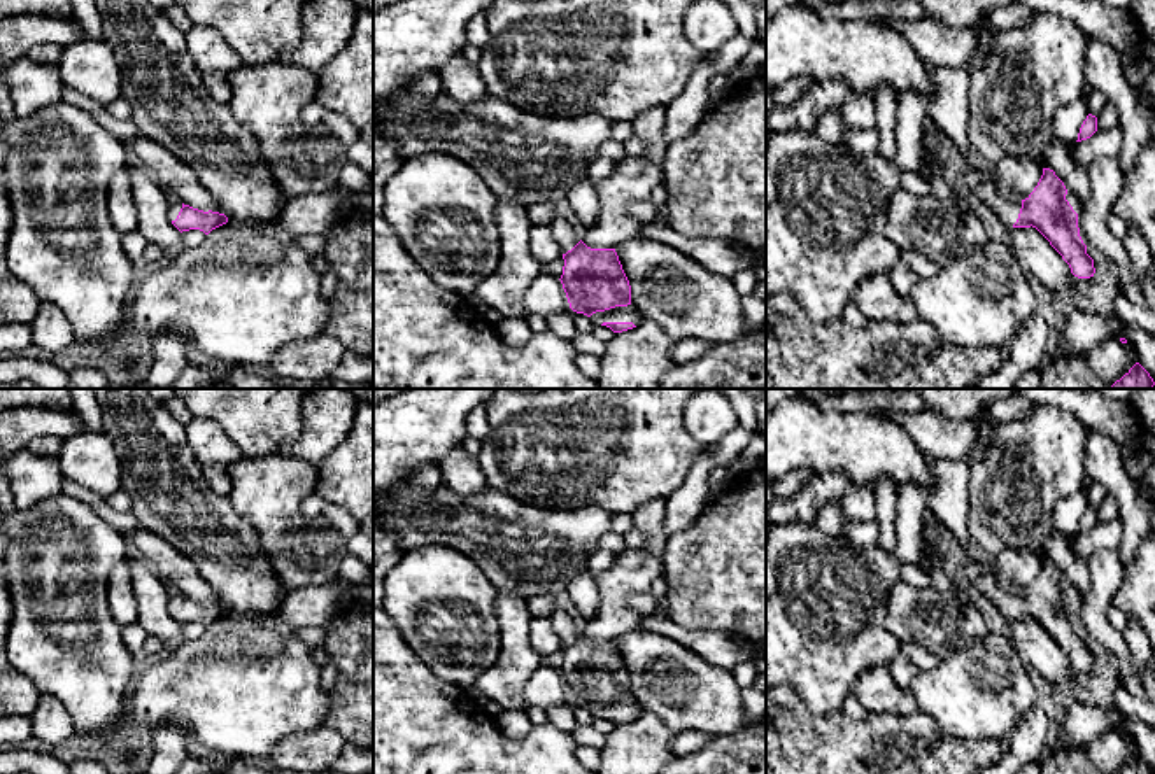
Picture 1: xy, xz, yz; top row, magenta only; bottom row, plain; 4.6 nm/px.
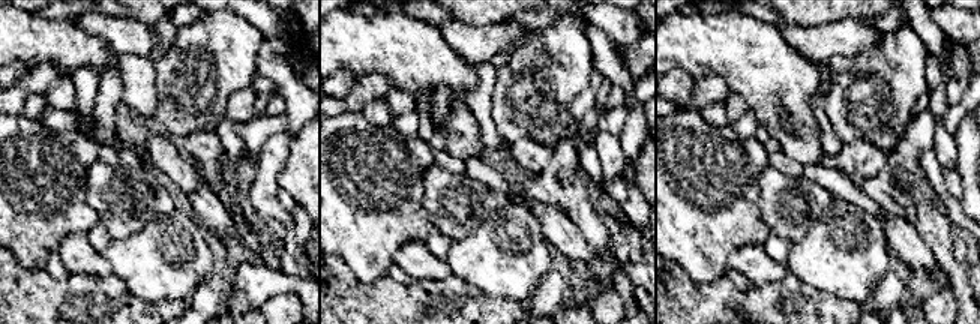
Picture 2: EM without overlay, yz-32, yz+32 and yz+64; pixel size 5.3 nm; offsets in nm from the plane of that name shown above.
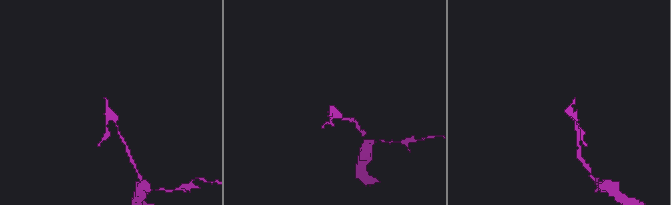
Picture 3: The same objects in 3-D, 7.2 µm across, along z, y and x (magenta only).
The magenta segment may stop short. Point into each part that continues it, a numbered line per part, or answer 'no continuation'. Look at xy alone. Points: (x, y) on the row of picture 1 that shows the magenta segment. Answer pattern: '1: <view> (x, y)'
1: xy (174, 205)

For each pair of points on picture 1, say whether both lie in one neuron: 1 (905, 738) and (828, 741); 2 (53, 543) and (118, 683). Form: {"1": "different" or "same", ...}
{"1": "same", "2": "same"}

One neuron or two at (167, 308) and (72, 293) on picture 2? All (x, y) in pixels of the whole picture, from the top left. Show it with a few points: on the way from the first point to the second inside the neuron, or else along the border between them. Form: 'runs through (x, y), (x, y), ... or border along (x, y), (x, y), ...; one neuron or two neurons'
runs through (143, 308), (96, 308); one neuron

